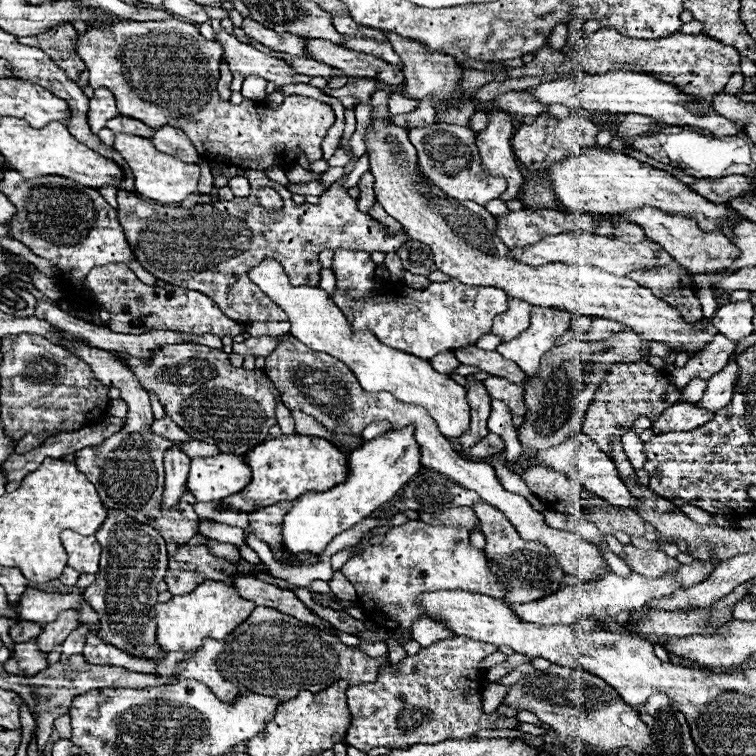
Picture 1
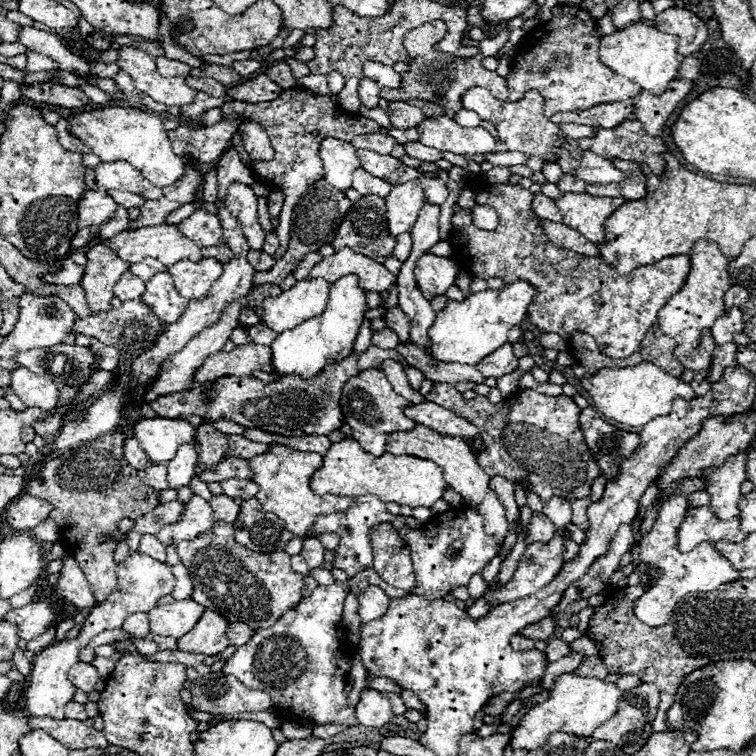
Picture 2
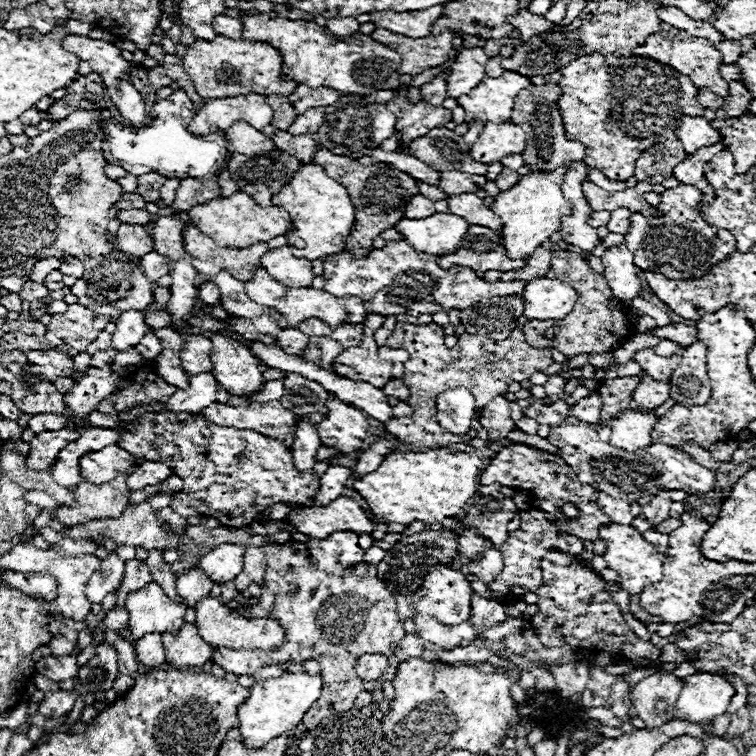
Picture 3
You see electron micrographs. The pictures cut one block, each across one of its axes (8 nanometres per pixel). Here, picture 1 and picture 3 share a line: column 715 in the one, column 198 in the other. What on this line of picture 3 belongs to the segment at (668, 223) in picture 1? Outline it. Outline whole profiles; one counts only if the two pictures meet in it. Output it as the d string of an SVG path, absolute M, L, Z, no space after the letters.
M184 224L182 242L186 252L192 256L196 272L208 278L226 270L238 280L248 280L252 276L252 270L260 264L262 254L268 252L266 242L252 244L250 248L220 248L194 224Z

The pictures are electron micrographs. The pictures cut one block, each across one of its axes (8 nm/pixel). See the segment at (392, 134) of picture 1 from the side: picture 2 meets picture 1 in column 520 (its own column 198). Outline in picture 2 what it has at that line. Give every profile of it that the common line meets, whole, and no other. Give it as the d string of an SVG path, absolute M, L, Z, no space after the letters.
M204 258L202 262L177 262L168 268L174 278L176 290L190 300L204 300L210 286L220 278L222 264L216 258Z

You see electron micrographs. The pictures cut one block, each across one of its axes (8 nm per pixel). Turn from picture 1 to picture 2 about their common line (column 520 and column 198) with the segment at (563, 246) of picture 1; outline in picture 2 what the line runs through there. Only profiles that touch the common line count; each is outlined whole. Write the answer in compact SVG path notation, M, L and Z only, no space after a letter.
M162 224L158 228L126 230L114 240L102 240L102 244L116 248L118 256L130 264L136 264L144 258L156 258L168 268L182 258L188 258L192 262L202 260L202 252L196 242L184 240L178 226L168 224Z

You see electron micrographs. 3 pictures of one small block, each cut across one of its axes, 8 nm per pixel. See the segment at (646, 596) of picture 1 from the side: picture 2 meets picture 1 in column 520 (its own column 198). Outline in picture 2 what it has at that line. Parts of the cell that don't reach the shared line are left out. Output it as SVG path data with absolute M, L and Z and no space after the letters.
M192 598L164 604L164 606L154 606L148 612L150 632L158 636L180 638L194 628L194 624L200 620L202 614L204 614L204 608Z

